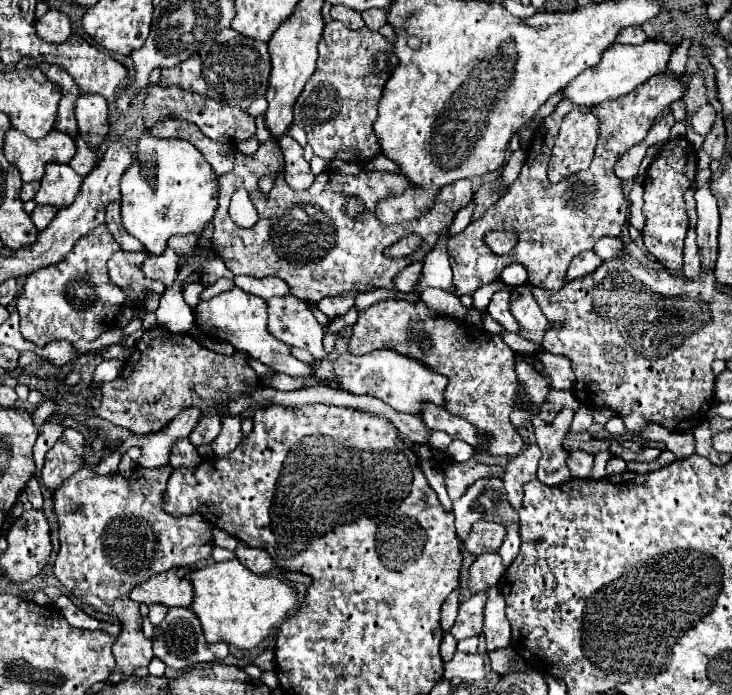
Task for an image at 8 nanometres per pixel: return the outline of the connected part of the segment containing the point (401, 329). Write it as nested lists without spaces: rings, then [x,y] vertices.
[[[381,300],[367,310],[359,312],[357,322],[353,324],[353,336],[349,340],[351,354],[367,354],[377,348],[397,348],[407,356],[419,358],[423,364],[433,368],[439,374],[447,374],[449,384],[445,388],[445,408],[453,416],[465,418],[469,424],[477,428],[477,432],[487,440],[485,452],[491,456],[517,456],[521,452],[523,440],[517,430],[511,426],[510,414],[513,408],[513,392],[517,390],[517,374],[513,372],[513,356],[515,352],[499,338],[485,330],[473,330],[467,324],[451,316],[429,316],[425,304],[413,304],[409,300]]]

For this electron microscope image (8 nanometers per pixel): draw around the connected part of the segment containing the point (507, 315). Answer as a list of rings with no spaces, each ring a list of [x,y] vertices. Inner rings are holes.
[[[501,282],[501,290],[497,290],[497,292],[491,296],[491,302],[489,302],[487,312],[489,312],[506,331],[518,332],[519,324],[509,311],[509,296],[511,296],[511,292],[513,292],[513,288]]]

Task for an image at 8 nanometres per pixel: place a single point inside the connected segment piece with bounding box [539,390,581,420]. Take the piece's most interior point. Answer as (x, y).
(556, 400)

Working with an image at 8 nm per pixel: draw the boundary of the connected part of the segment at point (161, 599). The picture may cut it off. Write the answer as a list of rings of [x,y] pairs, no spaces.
[[[171,568],[151,576],[143,584],[137,584],[129,598],[139,604],[165,604],[165,606],[191,606],[193,602],[193,584],[185,576],[189,568]]]

